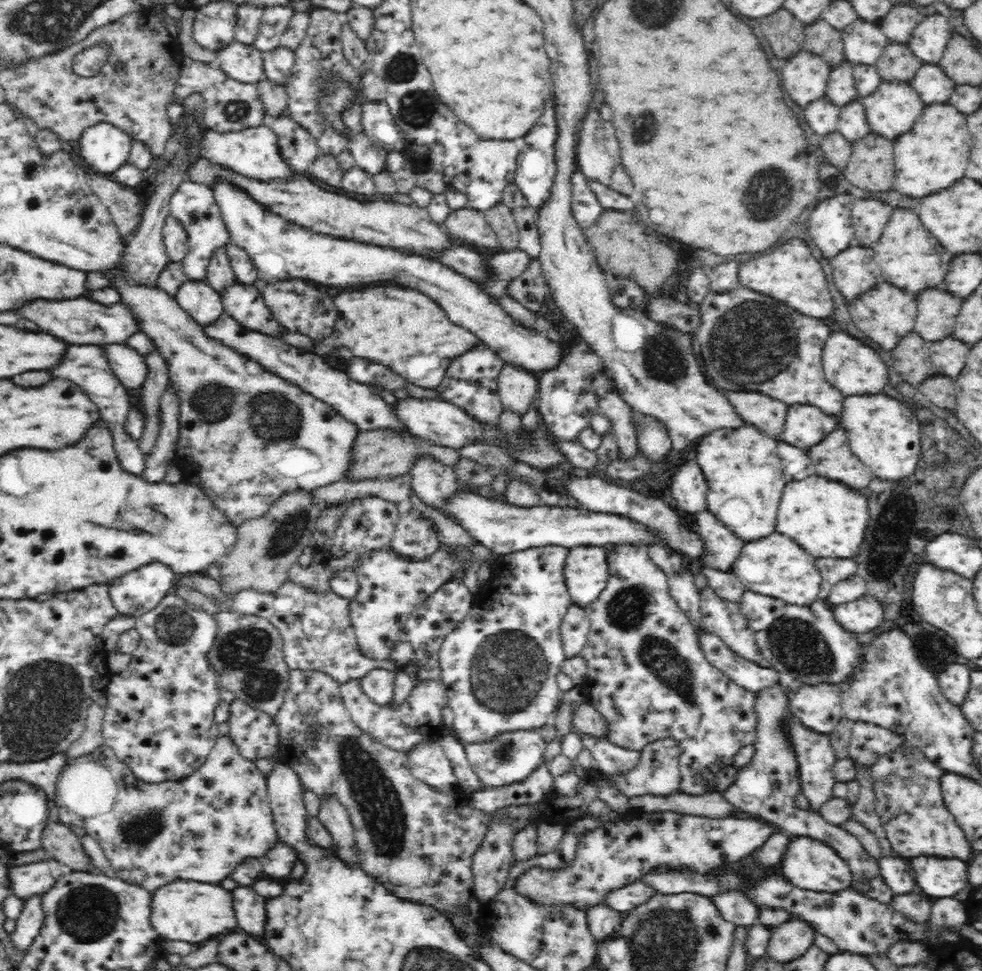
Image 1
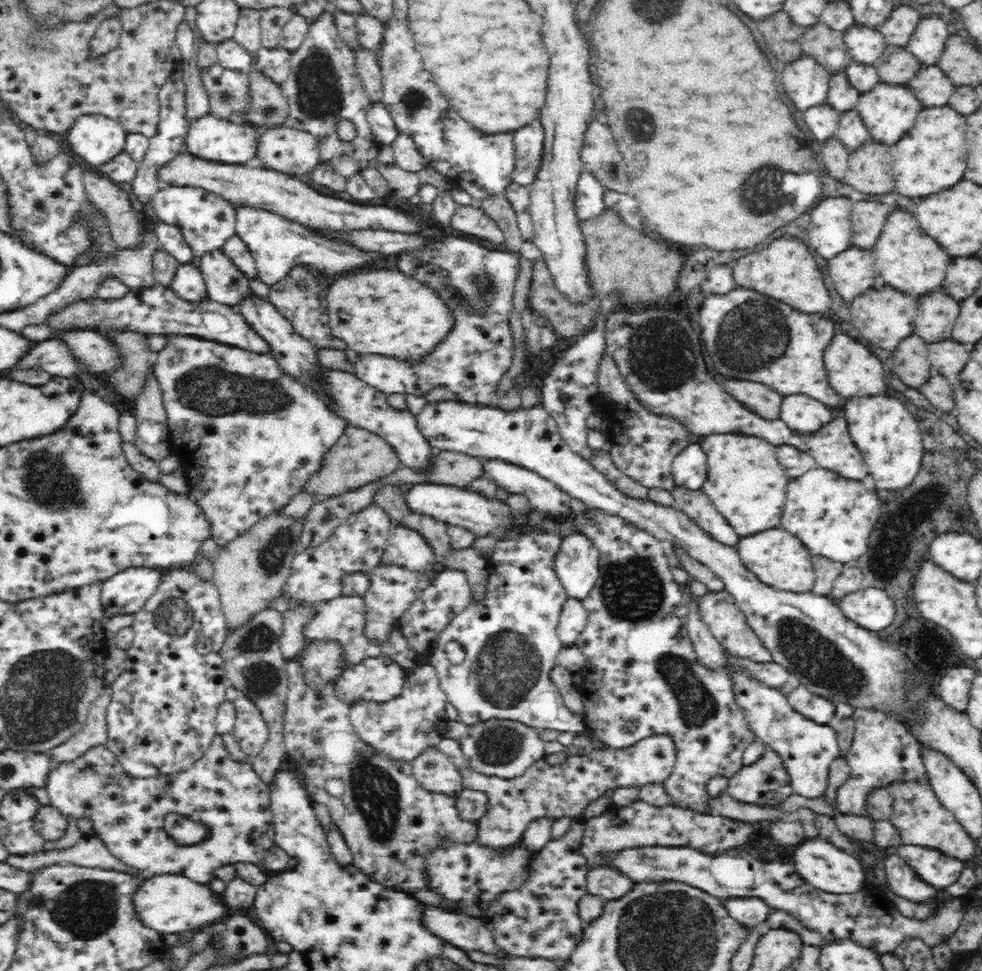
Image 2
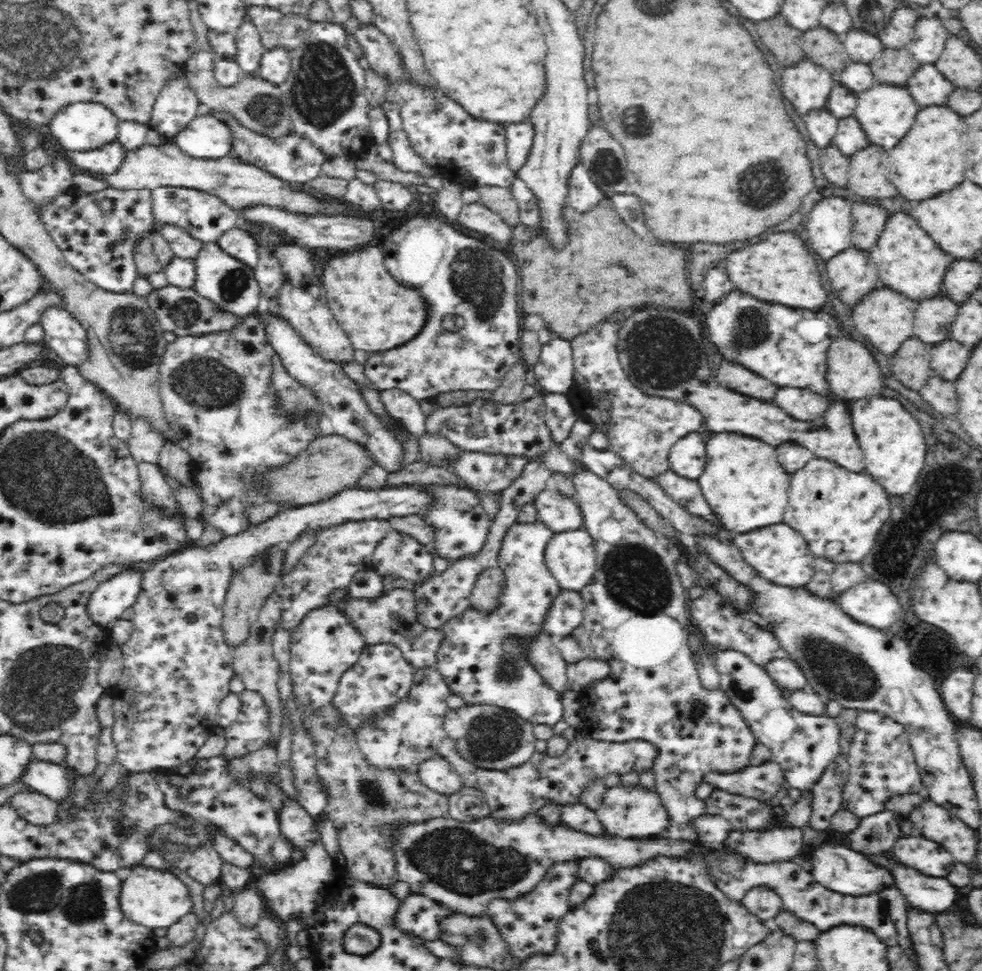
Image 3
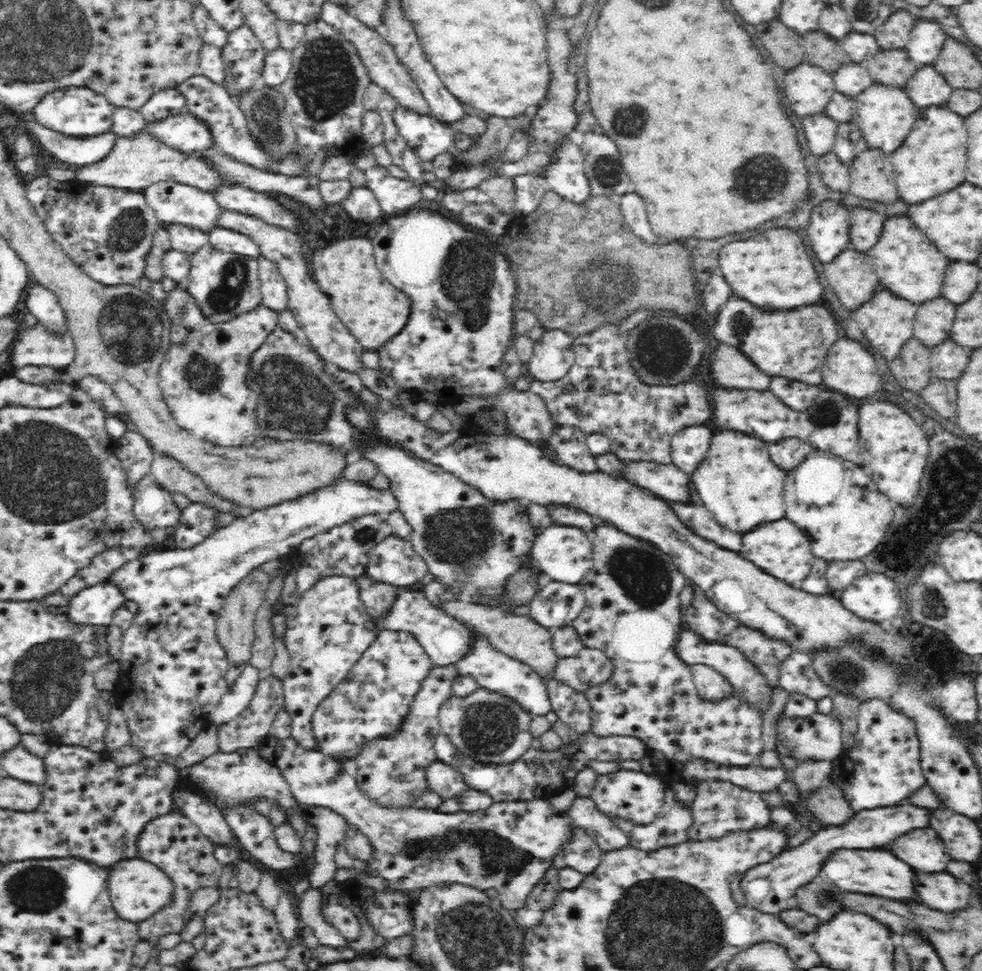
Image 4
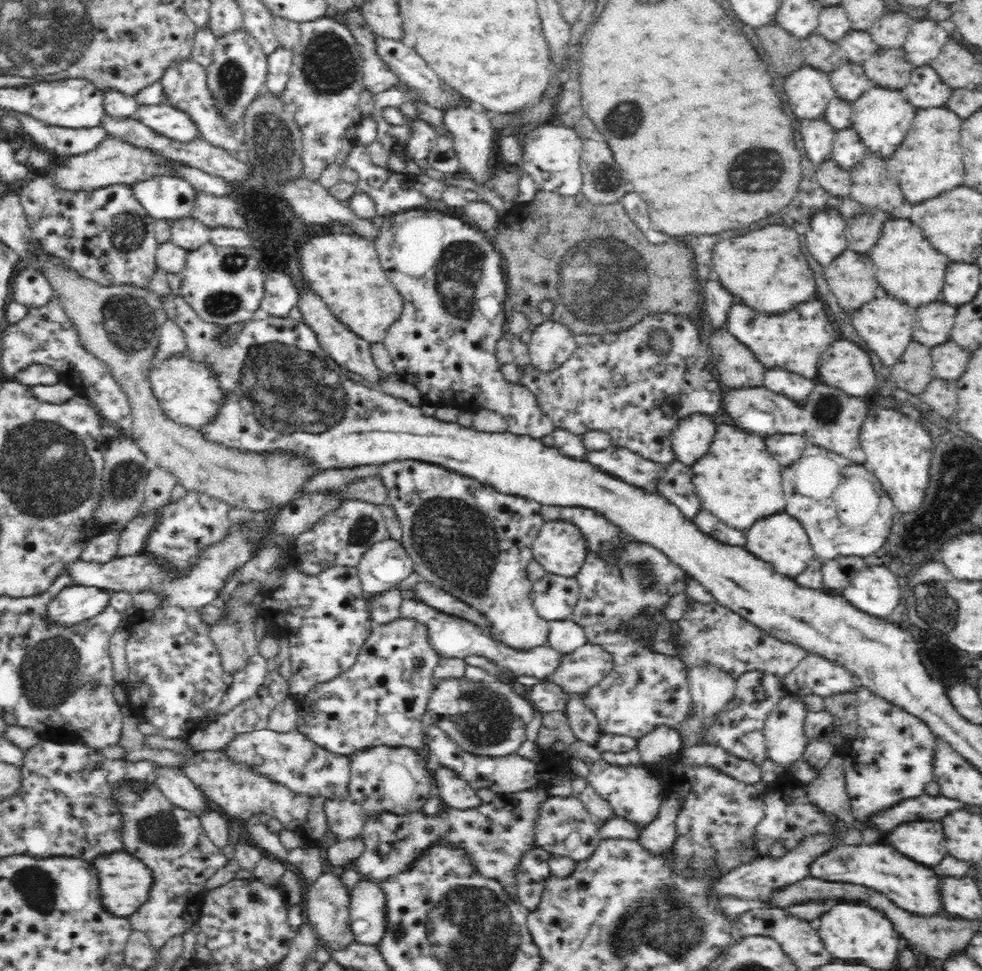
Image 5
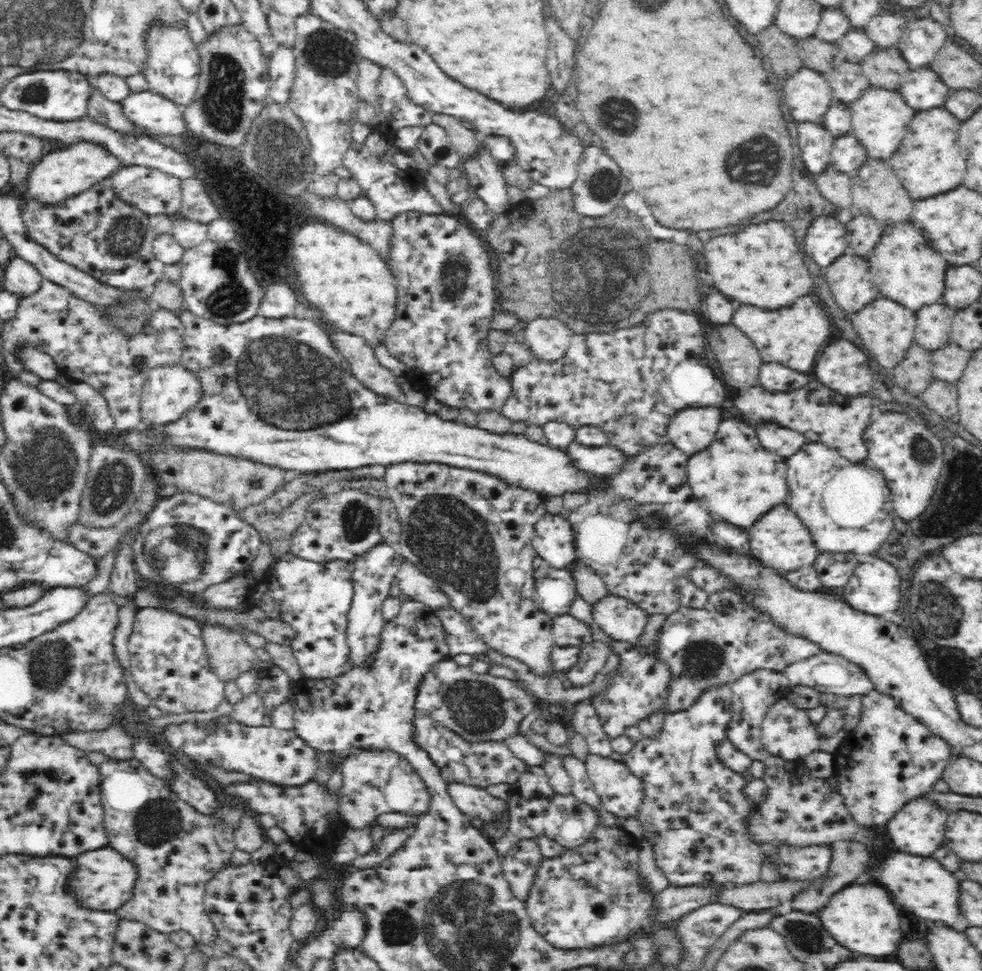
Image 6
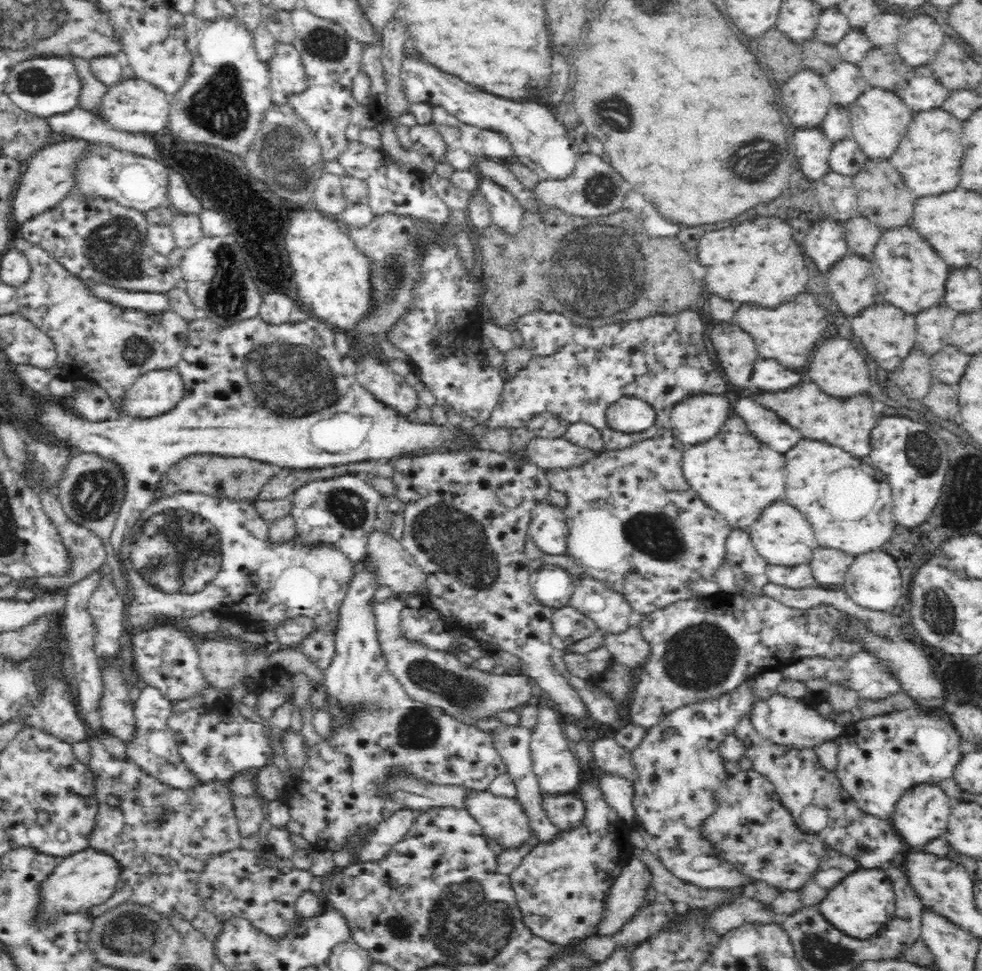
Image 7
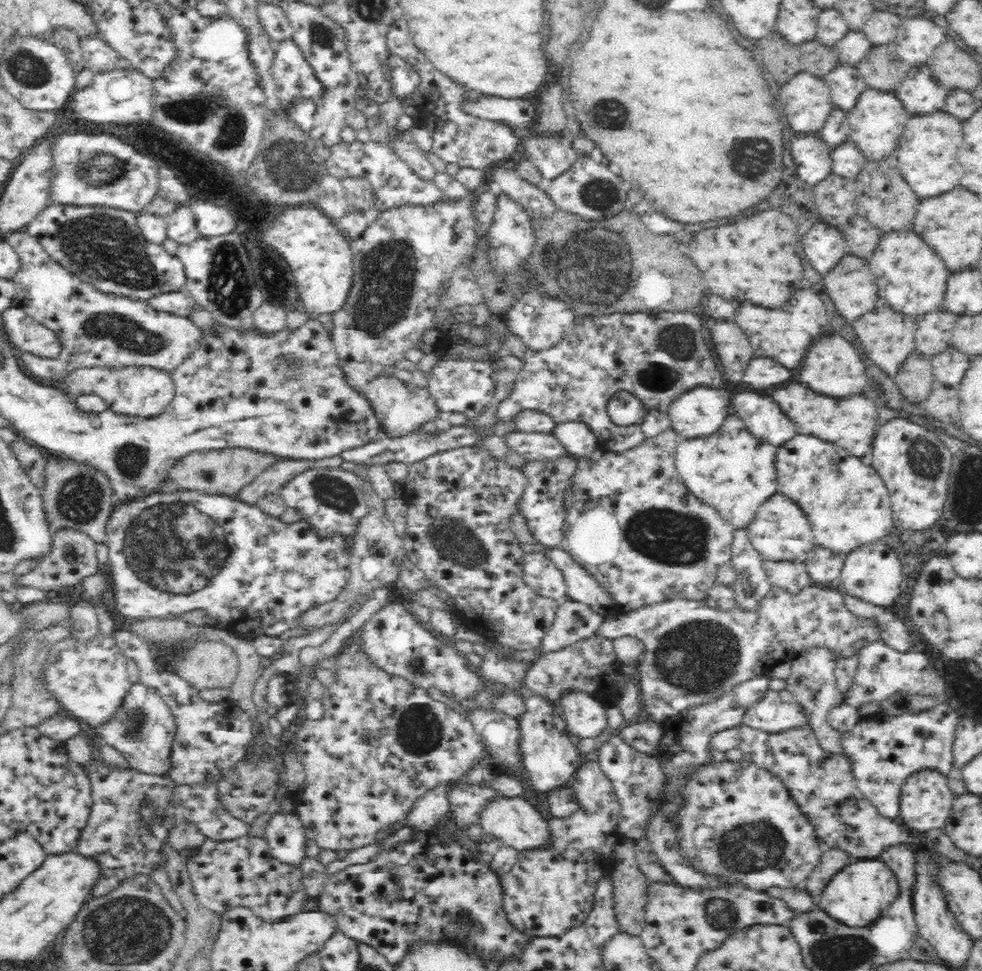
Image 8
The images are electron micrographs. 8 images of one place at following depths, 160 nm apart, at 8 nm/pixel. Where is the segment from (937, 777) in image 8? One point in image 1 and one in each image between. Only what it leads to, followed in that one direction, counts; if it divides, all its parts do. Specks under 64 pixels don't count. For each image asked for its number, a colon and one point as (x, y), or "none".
1: (936, 876)
2: (933, 866)
3: (915, 851)
4: (922, 847)
5: (918, 838)
6: (918, 827)
7: (921, 814)

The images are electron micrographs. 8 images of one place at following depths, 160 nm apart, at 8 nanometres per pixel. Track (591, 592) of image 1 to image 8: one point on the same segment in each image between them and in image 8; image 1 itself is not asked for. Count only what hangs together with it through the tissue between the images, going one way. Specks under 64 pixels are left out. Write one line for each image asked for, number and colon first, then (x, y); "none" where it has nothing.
2: (576, 563)
3: (570, 556)
4: (564, 552)
5: (560, 547)
6: (553, 537)
7: (547, 527)
8: (542, 503)

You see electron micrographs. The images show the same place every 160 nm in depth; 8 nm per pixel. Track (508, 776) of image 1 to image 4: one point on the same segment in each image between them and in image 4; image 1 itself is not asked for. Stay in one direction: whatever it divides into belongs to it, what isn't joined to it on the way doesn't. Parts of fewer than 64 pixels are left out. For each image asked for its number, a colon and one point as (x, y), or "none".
2: (503, 747)
3: (490, 737)
4: (487, 726)

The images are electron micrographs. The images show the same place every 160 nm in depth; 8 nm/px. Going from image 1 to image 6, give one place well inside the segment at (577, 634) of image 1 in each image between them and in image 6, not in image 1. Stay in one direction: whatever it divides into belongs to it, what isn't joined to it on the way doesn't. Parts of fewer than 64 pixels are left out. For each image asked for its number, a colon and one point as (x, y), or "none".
2: (574, 615)
3: (566, 610)
4: (557, 604)
5: (554, 596)
6: (555, 589)

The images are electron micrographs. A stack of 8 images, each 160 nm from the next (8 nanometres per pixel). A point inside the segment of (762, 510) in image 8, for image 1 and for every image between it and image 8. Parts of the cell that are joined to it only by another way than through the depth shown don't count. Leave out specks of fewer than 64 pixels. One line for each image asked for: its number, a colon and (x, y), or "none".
1: (775, 565)
2: (778, 558)
3: (777, 553)
4: (781, 548)
5: (780, 540)
6: (777, 540)
7: (782, 536)

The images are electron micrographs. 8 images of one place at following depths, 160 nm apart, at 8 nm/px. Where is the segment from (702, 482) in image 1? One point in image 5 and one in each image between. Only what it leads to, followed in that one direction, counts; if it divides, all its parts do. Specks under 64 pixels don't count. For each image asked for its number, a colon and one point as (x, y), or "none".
2: (689, 468)
3: (687, 457)
4: (689, 446)
5: (690, 439)

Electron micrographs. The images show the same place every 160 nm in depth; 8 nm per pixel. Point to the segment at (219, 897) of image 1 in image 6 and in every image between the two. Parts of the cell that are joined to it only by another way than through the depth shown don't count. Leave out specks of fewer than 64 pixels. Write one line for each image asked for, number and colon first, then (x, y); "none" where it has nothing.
2: (169, 903)
3: (153, 898)
4: (137, 888)
5: (123, 881)
6: (102, 879)

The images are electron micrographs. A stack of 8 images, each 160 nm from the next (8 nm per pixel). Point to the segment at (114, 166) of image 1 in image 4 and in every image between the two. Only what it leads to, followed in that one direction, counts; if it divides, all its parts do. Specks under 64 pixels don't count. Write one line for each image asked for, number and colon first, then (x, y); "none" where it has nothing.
2: (95, 137)
3: (80, 125)
4: (78, 111)

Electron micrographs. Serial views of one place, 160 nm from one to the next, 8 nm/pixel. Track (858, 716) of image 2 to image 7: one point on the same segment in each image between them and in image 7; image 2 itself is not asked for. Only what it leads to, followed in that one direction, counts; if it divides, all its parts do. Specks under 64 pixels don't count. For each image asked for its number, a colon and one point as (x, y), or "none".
3: (882, 764)
4: (883, 768)
5: (890, 759)
6: (890, 758)
7: (881, 757)

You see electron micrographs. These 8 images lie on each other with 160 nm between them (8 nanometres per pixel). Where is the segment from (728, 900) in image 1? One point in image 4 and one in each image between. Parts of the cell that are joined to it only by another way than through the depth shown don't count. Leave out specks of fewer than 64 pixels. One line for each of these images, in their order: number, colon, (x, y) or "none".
2: (750, 912)
3: (763, 901)
4: (767, 886)

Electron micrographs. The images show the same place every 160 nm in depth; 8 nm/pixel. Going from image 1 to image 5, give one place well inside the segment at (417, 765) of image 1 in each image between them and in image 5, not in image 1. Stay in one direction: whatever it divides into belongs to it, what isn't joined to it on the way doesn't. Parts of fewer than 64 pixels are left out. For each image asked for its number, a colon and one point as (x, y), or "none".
2: (434, 771)
3: (437, 773)
4: (445, 781)
5: (456, 793)

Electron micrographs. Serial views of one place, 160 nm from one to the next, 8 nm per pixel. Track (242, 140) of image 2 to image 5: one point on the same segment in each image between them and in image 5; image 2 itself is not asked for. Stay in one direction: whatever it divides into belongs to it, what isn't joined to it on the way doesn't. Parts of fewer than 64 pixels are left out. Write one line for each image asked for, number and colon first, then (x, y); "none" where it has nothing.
3: (205, 137)
4: (183, 131)
5: (162, 118)

